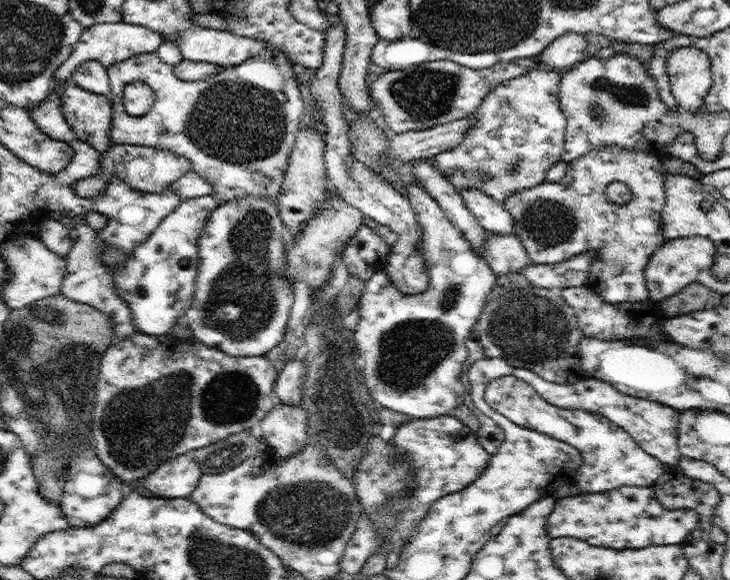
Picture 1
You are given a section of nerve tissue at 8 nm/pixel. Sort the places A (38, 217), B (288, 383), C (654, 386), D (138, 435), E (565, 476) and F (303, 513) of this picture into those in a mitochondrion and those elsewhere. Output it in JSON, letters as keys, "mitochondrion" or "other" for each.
{"A":"other","B":"other","C":"other","D":"mitochondrion","E":"other","F":"mitochondrion"}

